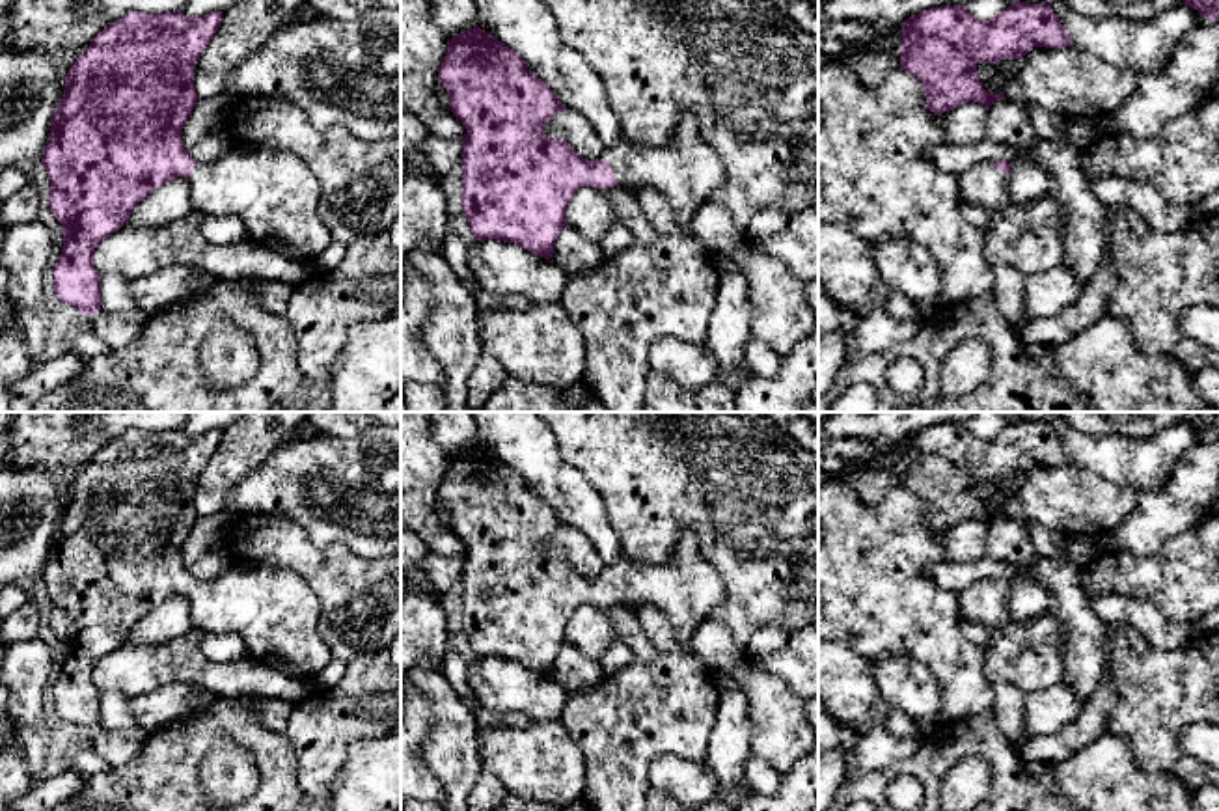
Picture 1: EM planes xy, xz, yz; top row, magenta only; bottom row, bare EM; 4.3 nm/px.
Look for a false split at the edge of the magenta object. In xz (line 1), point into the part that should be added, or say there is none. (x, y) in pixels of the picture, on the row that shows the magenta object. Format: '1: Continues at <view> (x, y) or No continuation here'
1: Continues at xz (686, 170)

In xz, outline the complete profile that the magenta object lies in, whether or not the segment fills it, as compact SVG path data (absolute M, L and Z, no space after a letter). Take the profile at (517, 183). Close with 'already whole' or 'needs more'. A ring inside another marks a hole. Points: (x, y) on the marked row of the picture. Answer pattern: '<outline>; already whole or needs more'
M473 26L447 43L438 82L449 93L449 108L466 125L462 138L462 213L473 241L498 239L550 259L559 231L567 226L565 209L582 186L630 192L660 190L677 222L693 231L695 214L712 190L725 181L725 164L705 142L693 114L682 112L673 138L664 147L621 142L606 147L600 160L582 158L568 142L546 136L544 123L567 106L537 78L526 62L492 34Z; needs more

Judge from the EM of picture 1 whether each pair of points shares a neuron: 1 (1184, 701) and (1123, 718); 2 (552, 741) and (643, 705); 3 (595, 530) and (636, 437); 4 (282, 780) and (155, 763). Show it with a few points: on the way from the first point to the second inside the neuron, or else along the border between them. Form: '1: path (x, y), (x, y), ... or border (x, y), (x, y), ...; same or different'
1: path (1169, 701), (1156, 701), (1137, 716); same
2: border (560, 720), (582, 757), (586, 776); different
3: border (578, 472), (597, 491), (606, 521), (621, 547); different
4: path (260, 744), (239, 724), (211, 724), (191, 739); same

